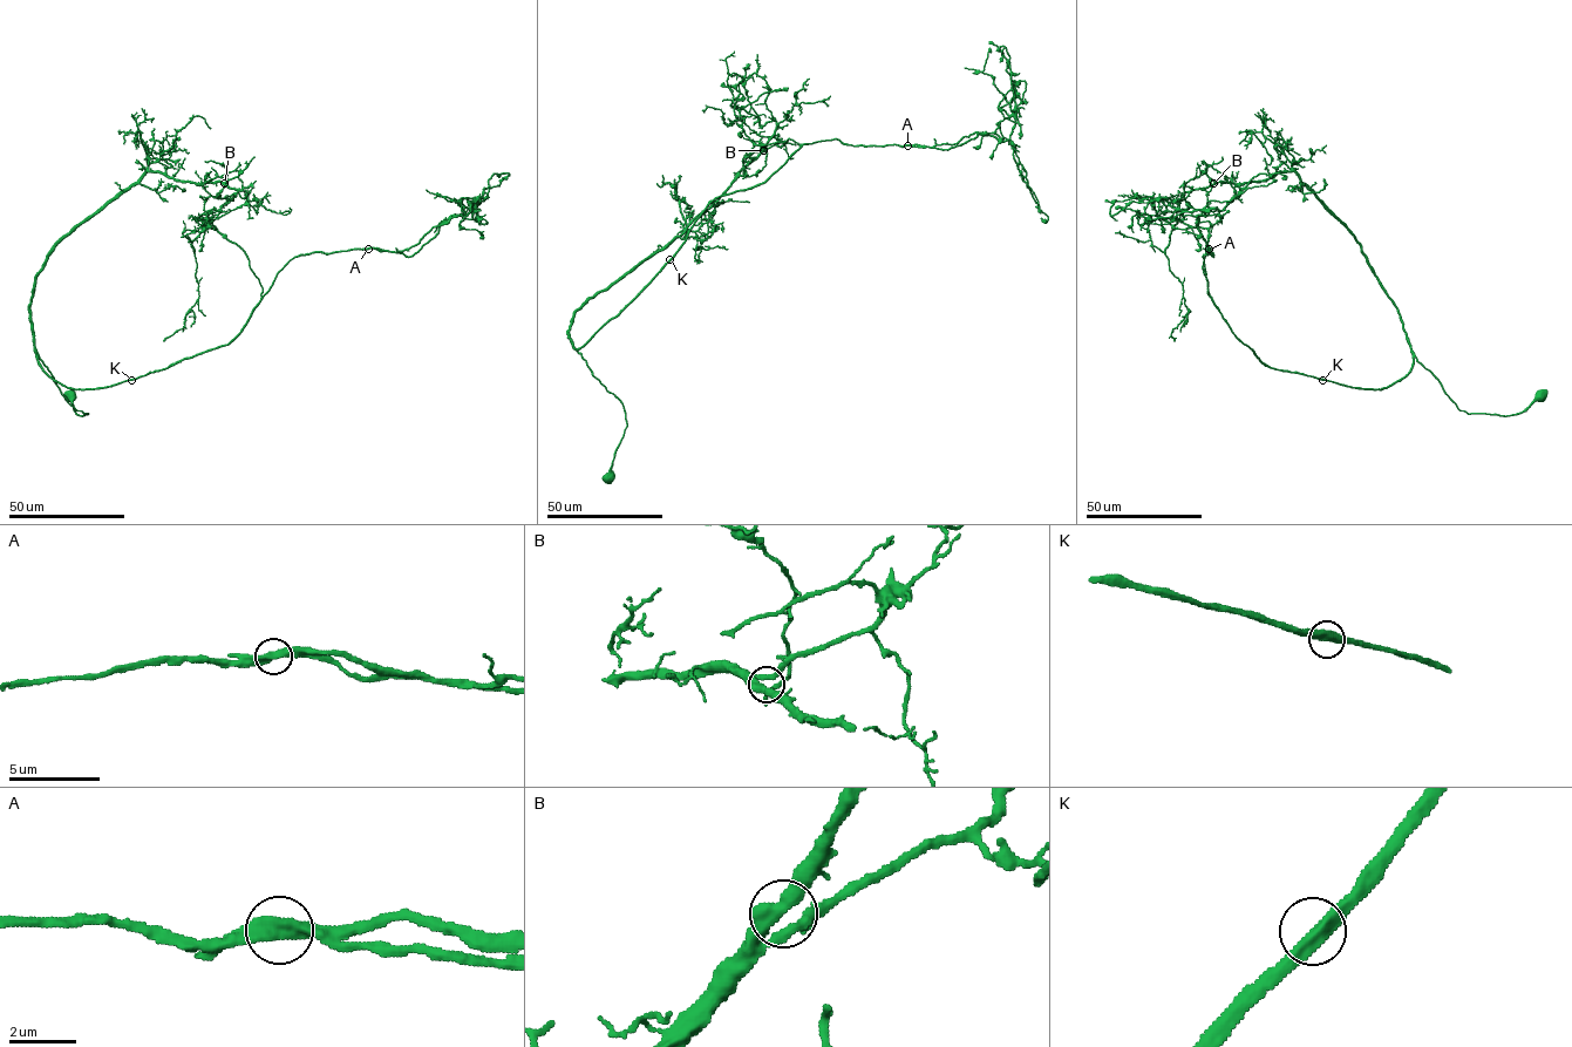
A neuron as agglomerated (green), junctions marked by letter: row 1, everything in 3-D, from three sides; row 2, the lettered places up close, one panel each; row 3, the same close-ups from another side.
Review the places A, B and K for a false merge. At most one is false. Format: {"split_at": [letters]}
{"split_at": ["A"]}

